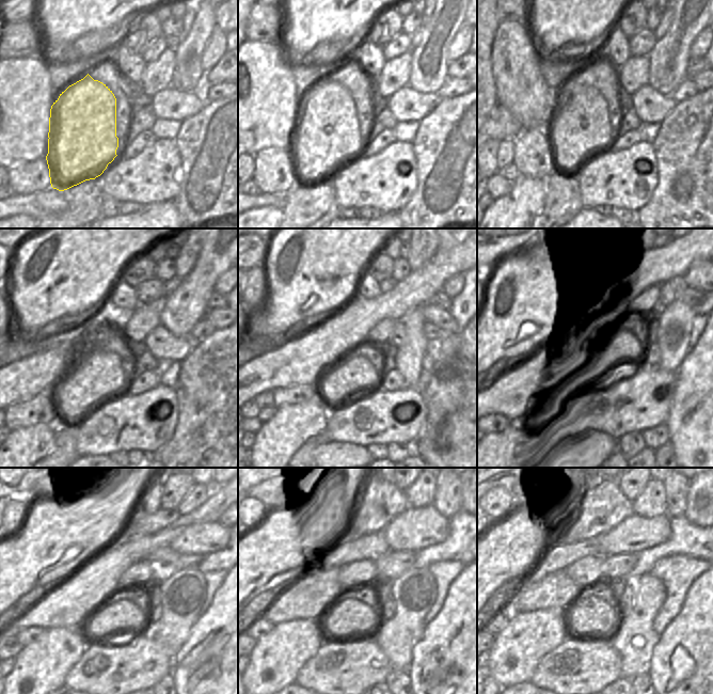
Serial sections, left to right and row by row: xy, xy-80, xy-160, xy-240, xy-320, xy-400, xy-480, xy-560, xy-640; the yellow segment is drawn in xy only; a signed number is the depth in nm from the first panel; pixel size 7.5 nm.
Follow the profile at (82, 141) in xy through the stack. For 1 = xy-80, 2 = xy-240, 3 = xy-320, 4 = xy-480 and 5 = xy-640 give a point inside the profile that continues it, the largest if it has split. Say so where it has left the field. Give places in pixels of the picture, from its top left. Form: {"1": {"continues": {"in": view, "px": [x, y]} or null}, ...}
{"1": {"continues": {"in": "xy-80", "px": [327, 137]}}, "2": {"continues": {"in": "xy-240", "px": [95, 367]}}, "3": {"continues": {"in": "xy-320", "px": [354, 371]}}, "4": {"continues": {"in": "xy-480", "px": [112, 616]}}, "5": {"continues": {"in": "xy-640", "px": [587, 616]}}}

